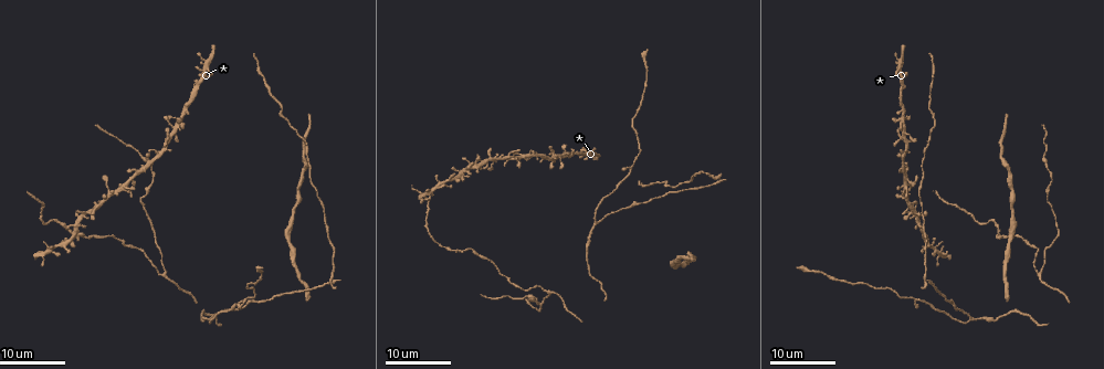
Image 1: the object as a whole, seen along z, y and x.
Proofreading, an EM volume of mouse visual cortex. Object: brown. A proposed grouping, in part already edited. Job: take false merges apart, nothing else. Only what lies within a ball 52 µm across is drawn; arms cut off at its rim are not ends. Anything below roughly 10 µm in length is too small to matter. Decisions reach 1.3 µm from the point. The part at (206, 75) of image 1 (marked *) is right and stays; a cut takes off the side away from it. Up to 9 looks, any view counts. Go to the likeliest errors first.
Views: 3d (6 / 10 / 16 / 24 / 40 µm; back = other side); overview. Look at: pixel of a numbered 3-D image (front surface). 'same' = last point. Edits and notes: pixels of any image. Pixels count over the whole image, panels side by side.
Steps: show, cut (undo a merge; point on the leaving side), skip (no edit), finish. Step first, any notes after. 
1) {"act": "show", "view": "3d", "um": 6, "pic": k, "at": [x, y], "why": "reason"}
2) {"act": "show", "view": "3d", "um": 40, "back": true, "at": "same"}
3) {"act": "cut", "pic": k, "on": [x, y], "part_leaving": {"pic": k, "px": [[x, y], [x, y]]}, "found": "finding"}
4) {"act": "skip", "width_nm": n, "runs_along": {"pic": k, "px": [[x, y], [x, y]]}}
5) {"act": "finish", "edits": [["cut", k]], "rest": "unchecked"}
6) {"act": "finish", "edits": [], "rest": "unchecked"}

{"act": "show", "view": "3d", "um": 24, "pic": 1, "at": [903, 163], "why": "calibre changes"}

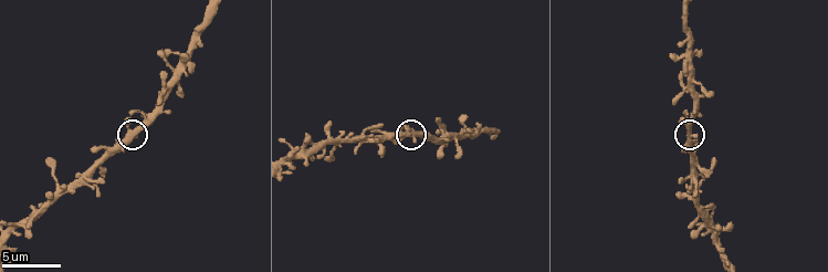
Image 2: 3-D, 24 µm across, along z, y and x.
{"act": "show", "view": "3d", "um": 10, "pic": 2, "at": [128, 136]}

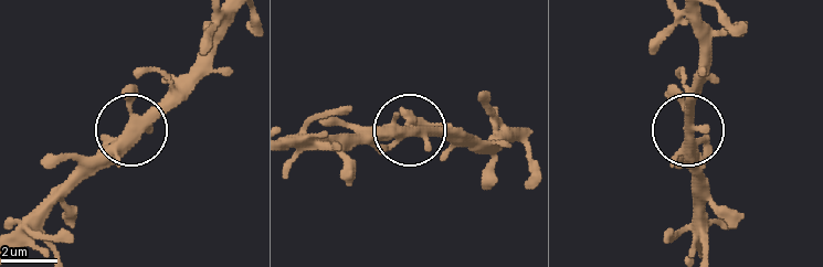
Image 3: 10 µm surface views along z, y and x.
{"act": "skip", "arms": 4, "runs_along": {"pic": 3, "px": [[524, 130], [488, 143], [402, 130], [340, 137]]}, "found": "all the same neuron"}

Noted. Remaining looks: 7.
{"act": "show", "view": "3d", "um": 16, "pic": 1, "at": [1046, 200], "why": "sudden change in width"}

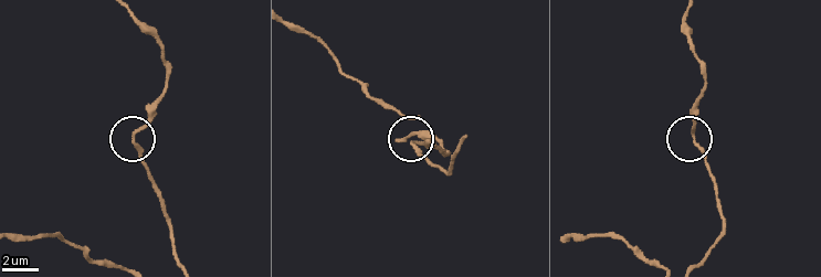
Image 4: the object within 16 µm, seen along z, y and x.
{"act": "show", "view": "3d", "um": 10, "pic": 4, "at": [411, 142]}

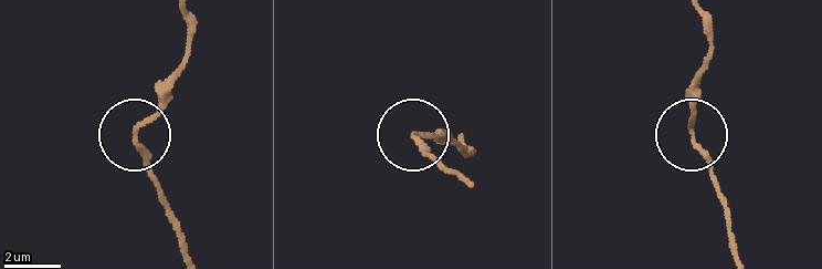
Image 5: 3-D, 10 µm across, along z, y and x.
{"act": "skip", "runs_along": {"pic": 5, "px": [[736, 256], [722, 192], [692, 127], [692, 80]]}, "found": "continuous, no second neuron"}

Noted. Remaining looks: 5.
{"act": "show", "view": "3d", "um": 24, "pic": 1, "at": [516, 283], "why": "sudden change in width"}

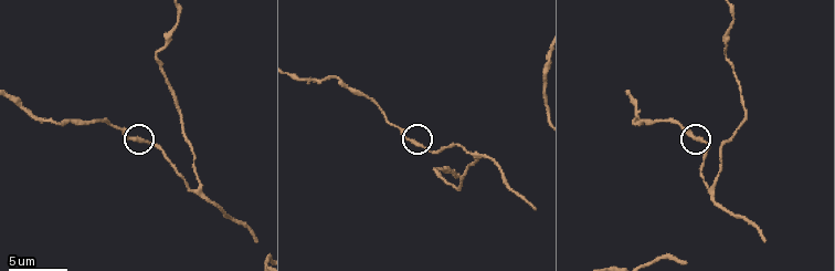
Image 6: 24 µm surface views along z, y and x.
{"act": "show", "view": "3d", "um": 6, "pic": 6, "at": [697, 137]}

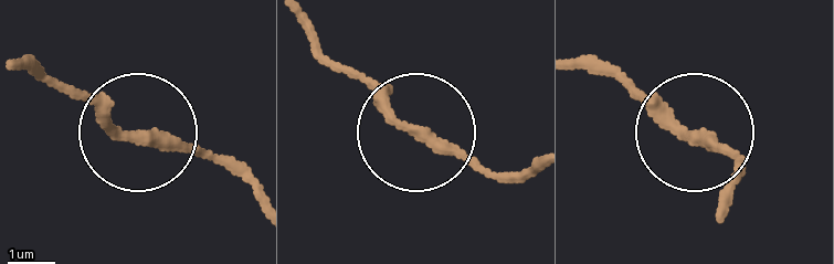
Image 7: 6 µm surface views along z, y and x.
{"act": "show", "view": "3d", "um": 6, "back": true, "pic": 7, "at": [428, 136]}

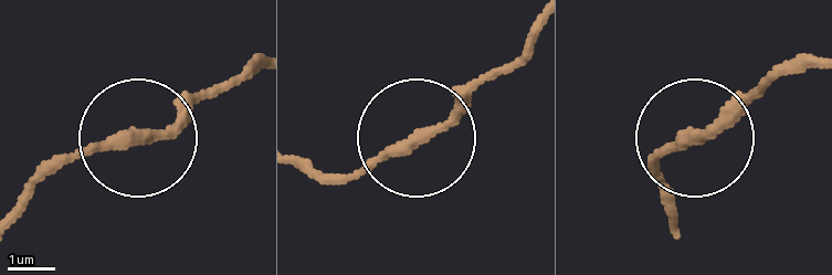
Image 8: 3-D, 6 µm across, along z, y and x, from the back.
{"act": "skip", "runs_along": {"pic": 8, "px": [[253, 67], [158, 130], [43, 158]]}, "found": "all the same neuron"}

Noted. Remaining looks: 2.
{"act": "show", "view": "3d", "um": 10, "pic": 6, "at": [199, 180], "why": "sudden change in width"}

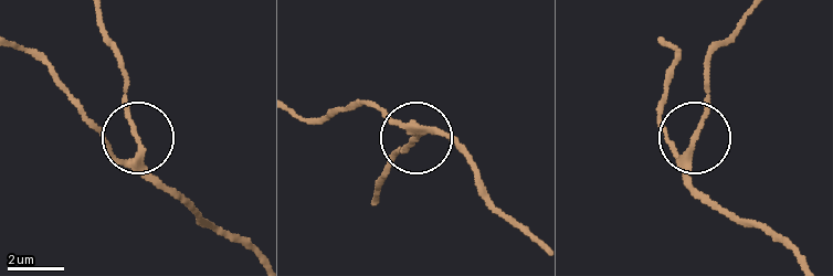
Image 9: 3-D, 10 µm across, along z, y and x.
{"act": "show", "view": "3d", "um": 10, "back": true, "pic": 9, "at": [138, 138]}

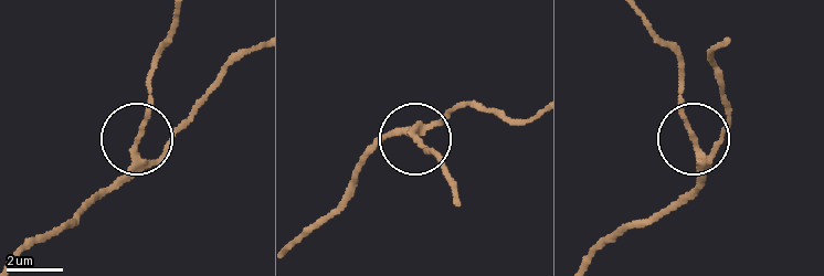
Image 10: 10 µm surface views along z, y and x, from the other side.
{"act": "skip", "found": "all the same neuron"}

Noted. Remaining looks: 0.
{"act": "finish", "edits": [], "rest": "unchecked"}

